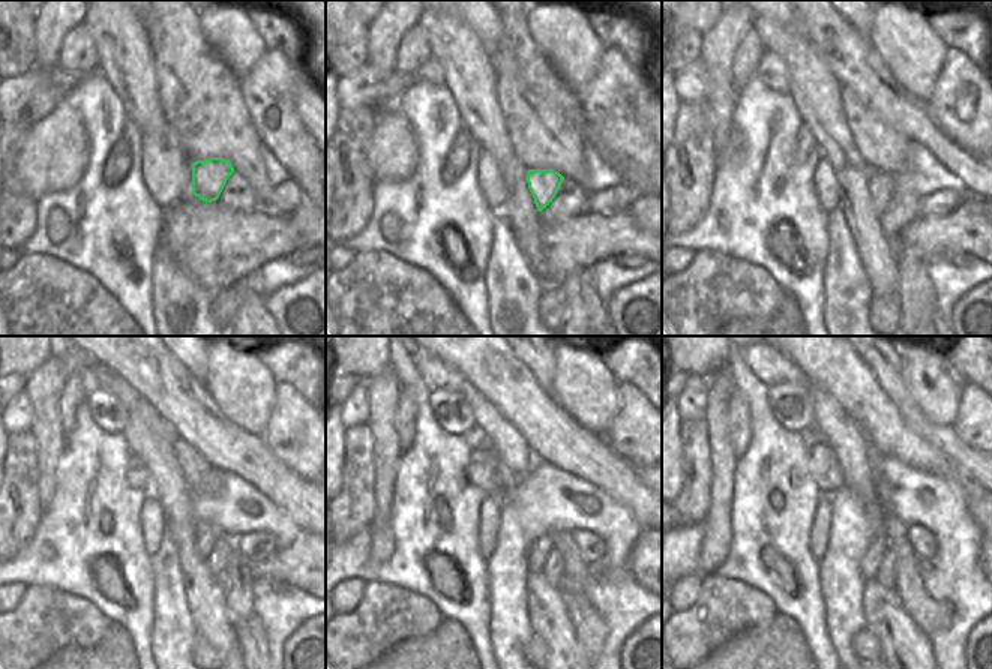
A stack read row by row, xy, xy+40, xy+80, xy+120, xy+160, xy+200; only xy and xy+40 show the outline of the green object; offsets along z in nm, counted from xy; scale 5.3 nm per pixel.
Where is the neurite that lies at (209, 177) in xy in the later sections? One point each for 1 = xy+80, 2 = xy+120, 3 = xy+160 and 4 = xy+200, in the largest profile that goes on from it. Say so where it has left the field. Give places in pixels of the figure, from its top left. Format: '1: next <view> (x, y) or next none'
1: next xy+80 (881, 185)
2: next xy+120 (206, 534)
3: next xy+160 (541, 548)
4: next xy+200 (874, 554)

